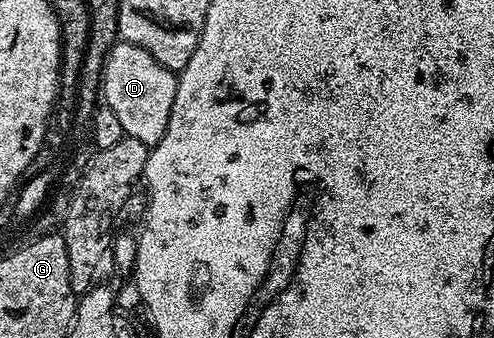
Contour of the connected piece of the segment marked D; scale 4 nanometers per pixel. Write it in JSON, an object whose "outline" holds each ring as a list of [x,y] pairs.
{"outline":[[[118,40],[105,60],[99,82],[104,104],[115,113],[124,136],[139,139],[139,143],[155,146],[167,131],[171,115],[171,103],[175,103],[178,74],[163,67],[143,47],[135,47],[130,41]]]}

